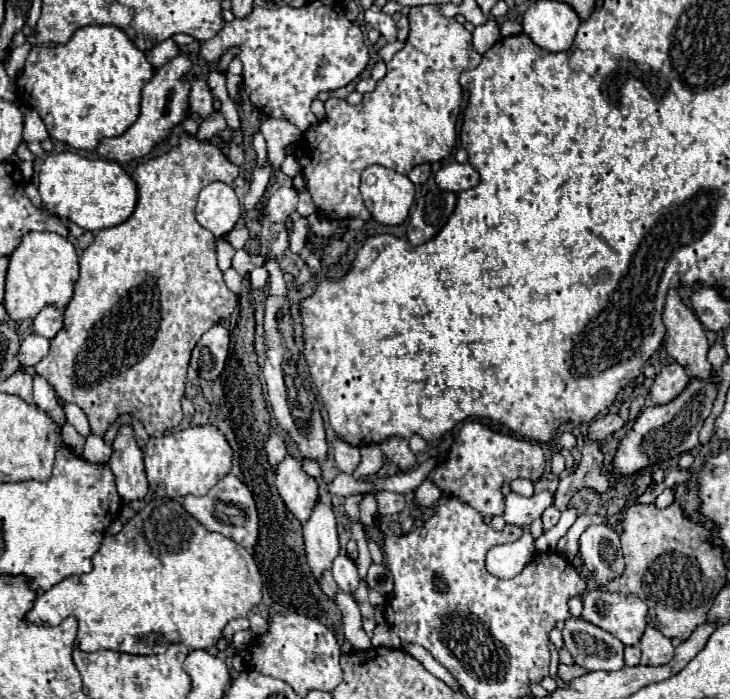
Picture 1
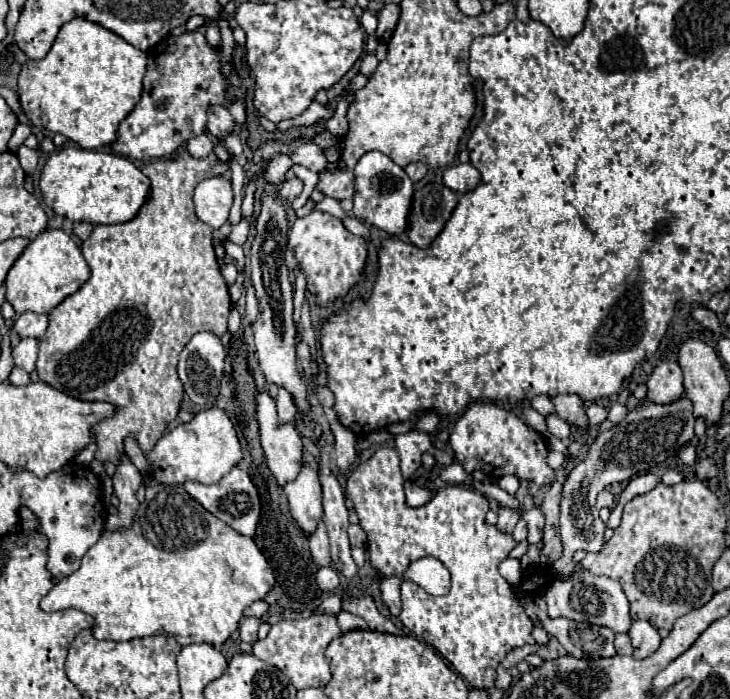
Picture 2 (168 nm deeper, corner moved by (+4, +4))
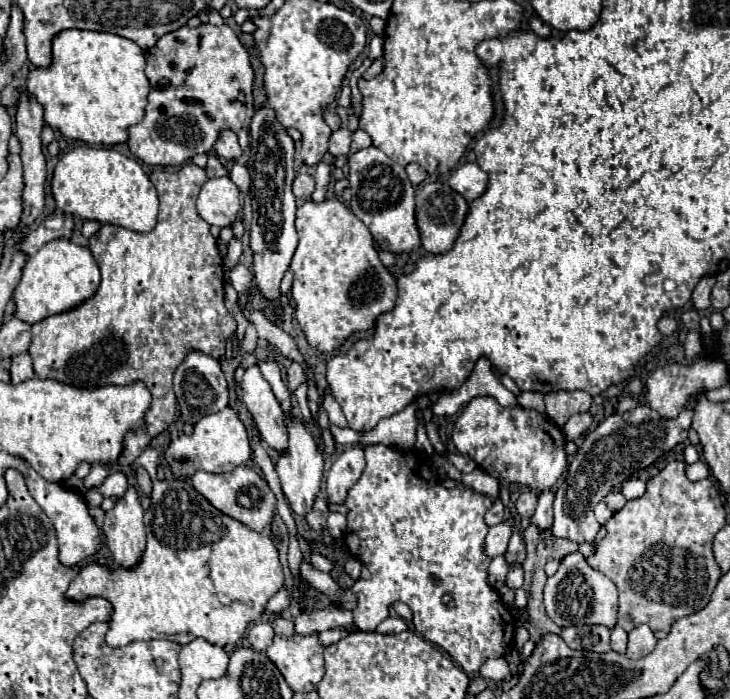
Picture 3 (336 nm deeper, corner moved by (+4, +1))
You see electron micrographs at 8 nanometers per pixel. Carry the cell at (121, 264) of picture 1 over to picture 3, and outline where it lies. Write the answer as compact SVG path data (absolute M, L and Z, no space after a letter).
M185 163L177 171L155 171L151 175L159 193L159 219L153 231L135 233L125 227L101 225L101 229L89 239L89 249L101 269L101 285L97 293L79 307L61 315L47 317L31 327L29 355L39 379L55 379L75 387L101 387L101 385L127 385L143 381L151 395L151 409L145 415L147 429L129 431L125 437L125 449L117 463L133 463L149 445L153 437L169 427L175 417L177 401L173 393L175 367L187 357L187 351L203 351L213 359L225 355L227 339L235 333L235 319L223 303L223 259L217 249L217 241L209 231L195 207L197 195L207 181L207 175L195 163Z

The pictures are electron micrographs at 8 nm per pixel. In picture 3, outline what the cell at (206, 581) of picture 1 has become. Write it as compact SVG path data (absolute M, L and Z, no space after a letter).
M169 477L165 481L153 483L151 507L147 509L145 527L147 527L147 549L137 567L133 569L119 567L115 571L109 571L97 563L87 563L67 591L67 597L73 601L83 601L85 597L97 595L113 603L113 615L109 621L109 631L105 635L105 641L111 647L123 647L131 641L173 639L175 635L179 645L187 645L197 637L203 637L219 647L235 645L237 641L241 641L247 627L261 619L267 601L283 587L285 581L283 567L279 563L279 549L273 543L273 539L269 535L251 531L249 527L231 519L229 515L223 515L203 495L195 491L189 479L179 481Z

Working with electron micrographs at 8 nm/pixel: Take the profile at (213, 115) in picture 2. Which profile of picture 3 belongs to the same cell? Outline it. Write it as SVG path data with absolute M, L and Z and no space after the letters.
M223 131L221 137L219 137L219 141L215 143L213 149L215 149L217 157L221 157L221 159L233 161L233 159L241 157L241 147L239 147L237 135L235 135L233 131Z

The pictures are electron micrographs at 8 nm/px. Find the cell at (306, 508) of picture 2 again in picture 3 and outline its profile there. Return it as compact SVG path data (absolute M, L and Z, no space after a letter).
M287 415L285 417L285 425L287 425L287 451L283 451L275 463L275 469L279 473L279 479L281 479L281 489L291 505L291 509L299 515L299 517L305 517L311 507L313 507L313 501L319 493L319 487L321 487L321 477L323 477L323 455L319 453L315 441L313 441L313 435L307 431L307 427L293 415Z

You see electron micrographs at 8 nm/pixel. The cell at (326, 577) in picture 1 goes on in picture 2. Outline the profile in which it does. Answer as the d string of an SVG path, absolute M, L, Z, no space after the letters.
M319 522L317 532L311 536L311 540L309 540L309 550L311 550L311 556L313 556L315 564L317 564L317 568L331 566L329 540L327 540L327 532L325 532L325 524L323 524L323 522Z

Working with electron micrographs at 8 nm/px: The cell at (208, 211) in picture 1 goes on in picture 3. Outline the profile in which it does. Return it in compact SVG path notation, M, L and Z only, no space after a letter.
M227 175L207 179L197 199L197 211L209 225L217 227L233 225L239 209L241 209L239 189Z

